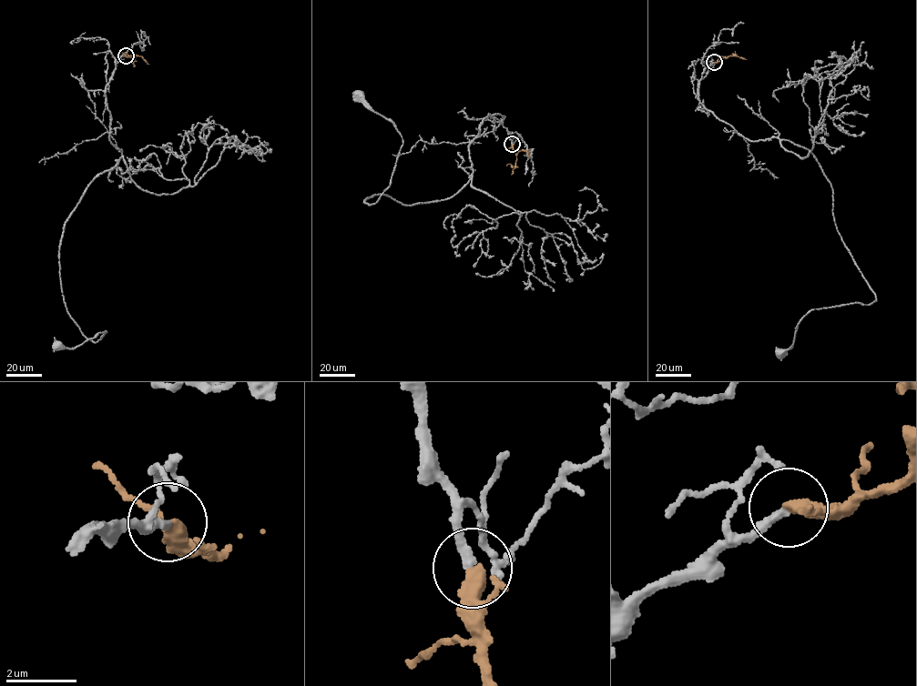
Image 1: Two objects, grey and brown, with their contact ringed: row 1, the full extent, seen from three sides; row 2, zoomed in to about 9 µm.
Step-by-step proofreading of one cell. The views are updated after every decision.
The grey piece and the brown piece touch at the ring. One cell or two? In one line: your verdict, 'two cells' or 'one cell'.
one cell

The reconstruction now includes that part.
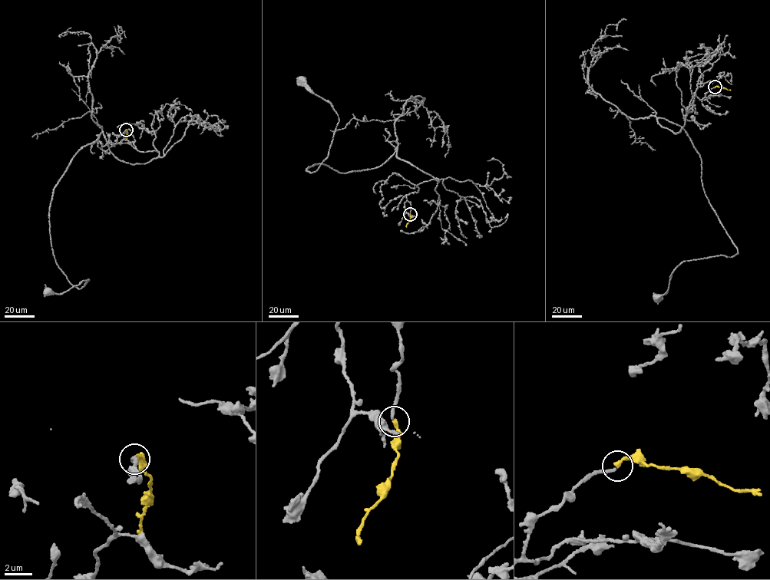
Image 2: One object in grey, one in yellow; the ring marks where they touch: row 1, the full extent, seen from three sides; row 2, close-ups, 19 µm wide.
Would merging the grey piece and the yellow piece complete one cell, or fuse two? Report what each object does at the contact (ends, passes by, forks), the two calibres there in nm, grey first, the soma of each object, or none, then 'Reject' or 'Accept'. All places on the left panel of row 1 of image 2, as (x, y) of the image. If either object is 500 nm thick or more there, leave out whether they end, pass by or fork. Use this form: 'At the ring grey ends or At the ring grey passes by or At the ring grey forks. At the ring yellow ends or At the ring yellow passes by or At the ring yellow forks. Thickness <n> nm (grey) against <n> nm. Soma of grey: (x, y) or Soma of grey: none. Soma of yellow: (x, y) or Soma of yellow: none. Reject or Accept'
At the ring grey ends. At the ring yellow ends. Thickness 200 nm (grey) against 320 nm. Soma of grey: (47, 291). Soma of yellow: none. Accept

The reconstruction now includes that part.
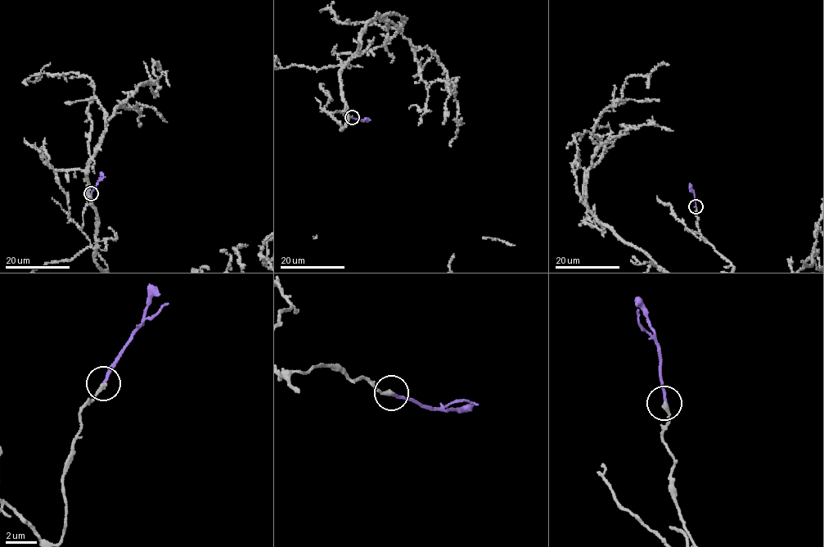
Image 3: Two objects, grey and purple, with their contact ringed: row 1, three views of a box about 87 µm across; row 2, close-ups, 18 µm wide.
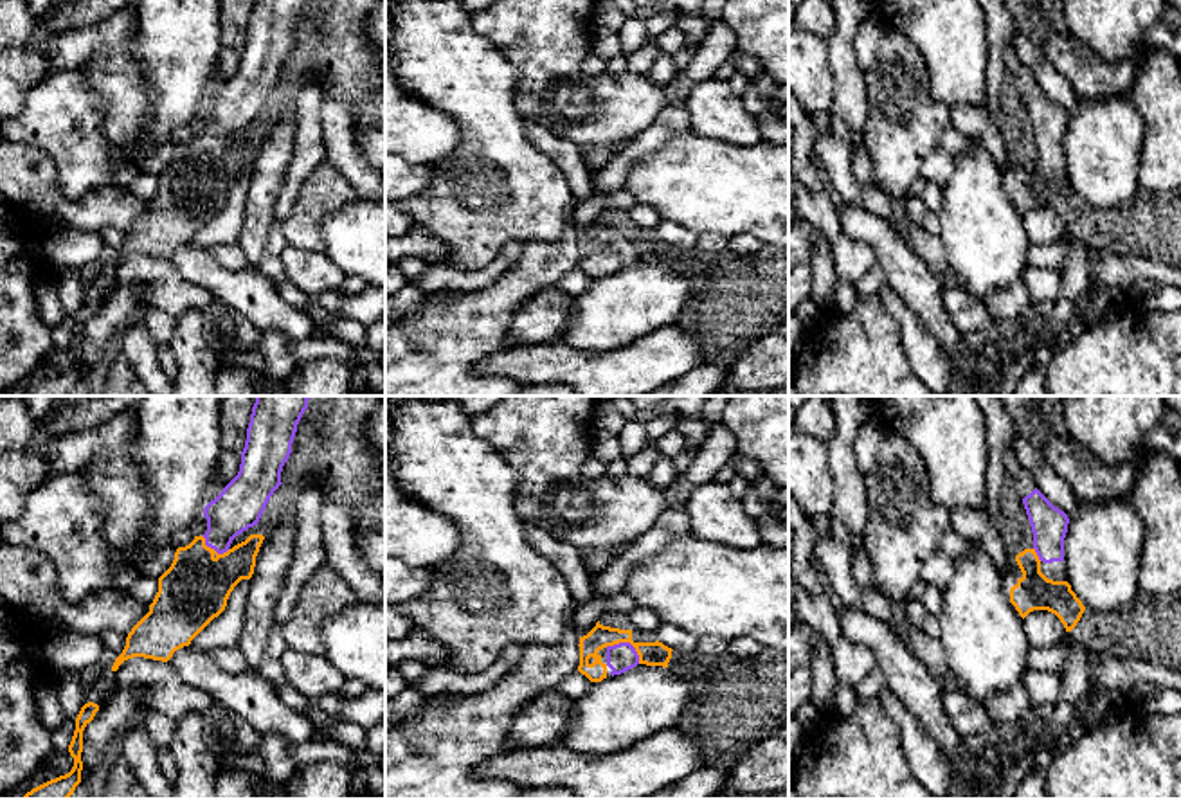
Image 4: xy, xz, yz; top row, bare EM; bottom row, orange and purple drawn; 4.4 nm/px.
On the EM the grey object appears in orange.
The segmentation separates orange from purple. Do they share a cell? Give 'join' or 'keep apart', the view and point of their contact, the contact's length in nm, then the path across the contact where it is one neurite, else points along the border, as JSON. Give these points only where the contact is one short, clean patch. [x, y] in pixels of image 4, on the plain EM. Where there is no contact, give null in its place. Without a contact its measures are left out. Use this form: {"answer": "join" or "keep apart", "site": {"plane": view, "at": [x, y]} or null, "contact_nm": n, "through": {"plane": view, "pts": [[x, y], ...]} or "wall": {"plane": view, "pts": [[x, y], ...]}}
{"answer": "join", "site": {"plane": "xz", "at": [627, 238]}, "contact_nm": 180, "through": {"plane": "xz", "pts": [[652, 251], [640, 251], [627, 238], [622, 254]]}}

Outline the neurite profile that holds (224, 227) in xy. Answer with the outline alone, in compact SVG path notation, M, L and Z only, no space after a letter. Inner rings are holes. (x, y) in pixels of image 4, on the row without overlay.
M241 176L227 196L225 207L214 214L189 243L202 248L214 248L216 245L236 243L245 221L245 203L250 176Z

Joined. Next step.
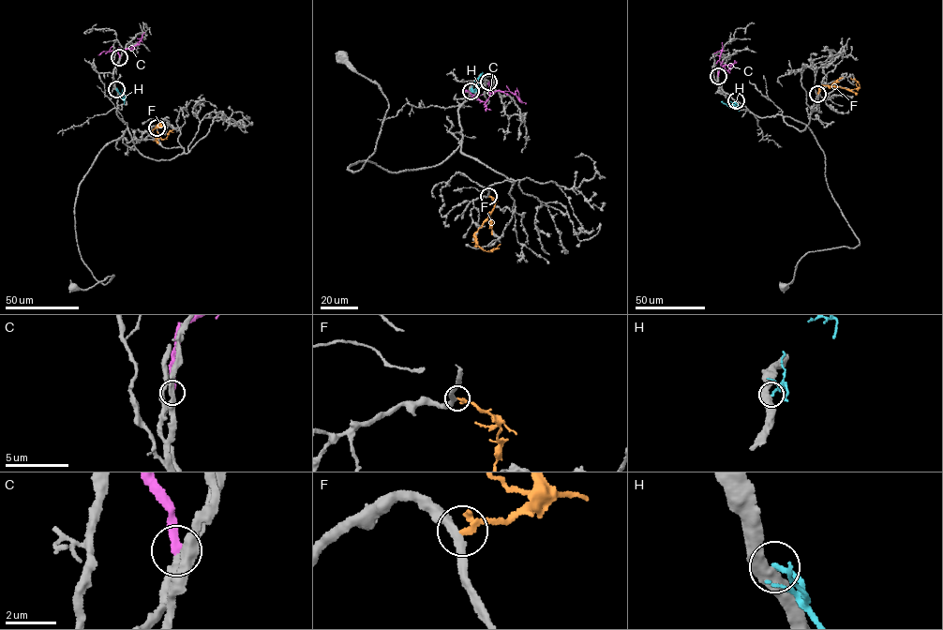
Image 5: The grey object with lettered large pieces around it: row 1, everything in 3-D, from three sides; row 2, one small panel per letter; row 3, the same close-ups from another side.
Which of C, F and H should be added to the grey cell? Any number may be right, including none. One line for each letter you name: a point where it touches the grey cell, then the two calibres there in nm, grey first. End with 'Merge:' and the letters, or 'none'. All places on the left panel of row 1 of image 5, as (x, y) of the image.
Merge: none

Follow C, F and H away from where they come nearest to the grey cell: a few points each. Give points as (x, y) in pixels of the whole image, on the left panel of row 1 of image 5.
C: (119, 57), (118, 49), (134, 46), (140, 41), (140, 37), (137, 38)
F: (157, 127), (160, 122), (151, 131), (152, 134), (162, 139), (172, 130)
H: (116, 89), (125, 98), (124, 87)

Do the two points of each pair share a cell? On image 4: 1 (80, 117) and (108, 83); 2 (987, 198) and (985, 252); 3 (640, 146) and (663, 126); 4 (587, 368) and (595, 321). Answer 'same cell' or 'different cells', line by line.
1: different cells
2: same cell
3: same cell
4: different cells

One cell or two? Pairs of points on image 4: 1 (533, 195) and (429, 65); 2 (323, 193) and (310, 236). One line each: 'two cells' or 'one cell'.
1: one cell
2: one cell

